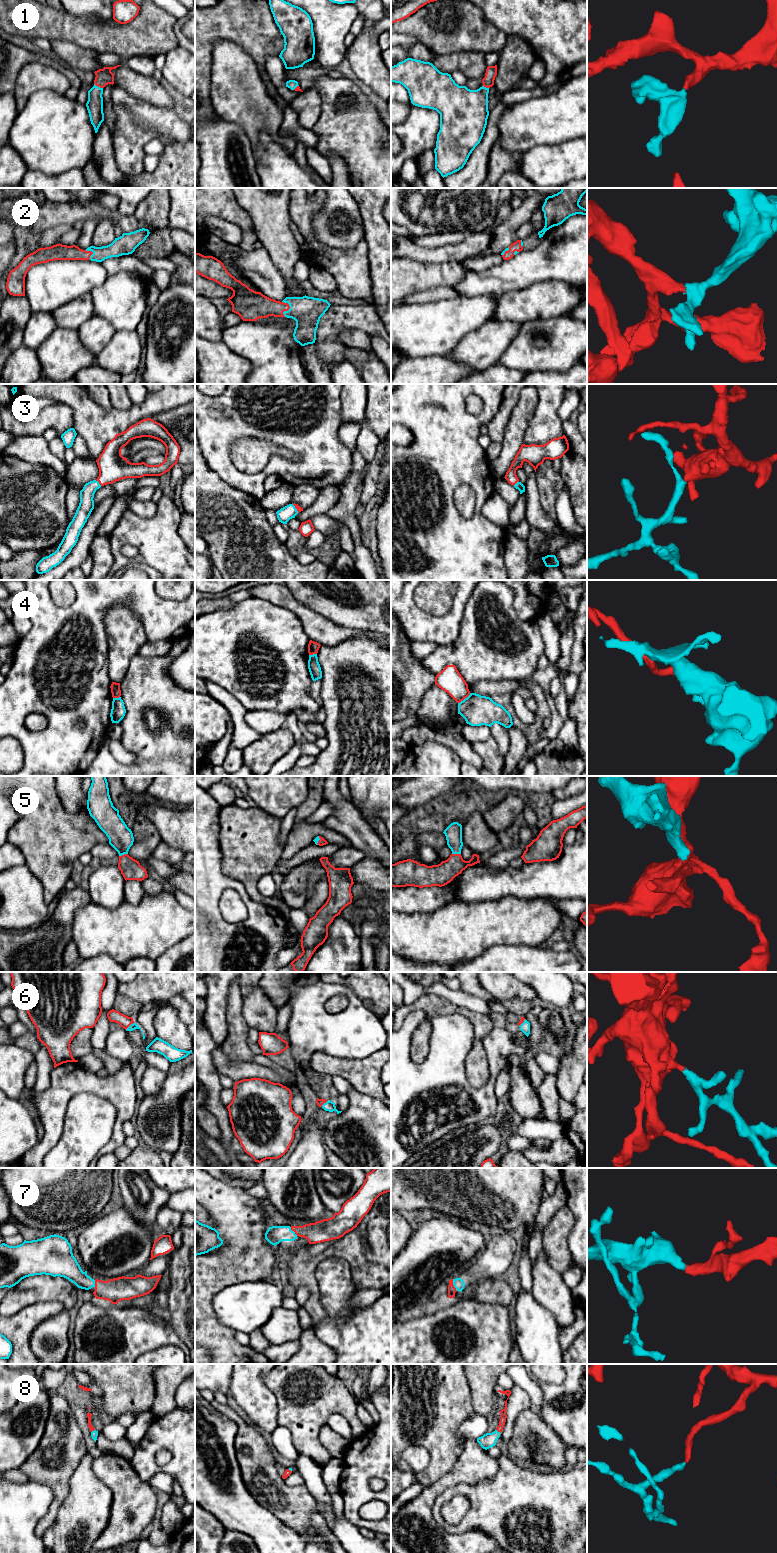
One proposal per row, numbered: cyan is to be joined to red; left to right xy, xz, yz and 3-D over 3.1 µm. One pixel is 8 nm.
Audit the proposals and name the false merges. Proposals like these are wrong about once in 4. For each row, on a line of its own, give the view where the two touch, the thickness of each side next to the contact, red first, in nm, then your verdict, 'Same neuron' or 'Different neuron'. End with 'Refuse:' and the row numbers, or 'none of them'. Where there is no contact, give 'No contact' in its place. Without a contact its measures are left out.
1: Touches red in xy. Thickness 130 nm (red) against 130 nm. Same neuron
2: Touches red in xz. Thickness 190 nm (red) against 240 nm. Same neuron
3: Touches red in xy. Thickness 220 nm (red) against 120 nm. Same neuron
4: Touches red in yz. Thickness 190 nm (red) against 240 nm. Different neuron
5: Touches red in xy. Thickness 160 nm (red) against 190 nm. Same neuron
6: Touches red in xy. Thickness 100 nm (red) against 50 nm. Same neuron
7: Touches red in yz. Thickness 60 nm (red) against 90 nm. Same neuron
8: Touches red in yz. Thickness 60 nm (red) against 120 nm. Same neuron
Refuse: 4

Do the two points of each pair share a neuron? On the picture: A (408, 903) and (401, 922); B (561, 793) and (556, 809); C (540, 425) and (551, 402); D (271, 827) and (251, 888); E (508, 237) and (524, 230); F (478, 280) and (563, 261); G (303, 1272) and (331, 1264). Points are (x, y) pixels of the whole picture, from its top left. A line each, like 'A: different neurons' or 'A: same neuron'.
A: different neurons
B: different neurons
C: same neuron
D: same neuron
E: different neurons
F: same neuron
G: different neurons

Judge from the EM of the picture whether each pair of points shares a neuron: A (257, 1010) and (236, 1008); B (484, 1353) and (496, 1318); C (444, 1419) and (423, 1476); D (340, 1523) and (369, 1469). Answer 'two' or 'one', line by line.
A: two
B: one
C: one
D: two

